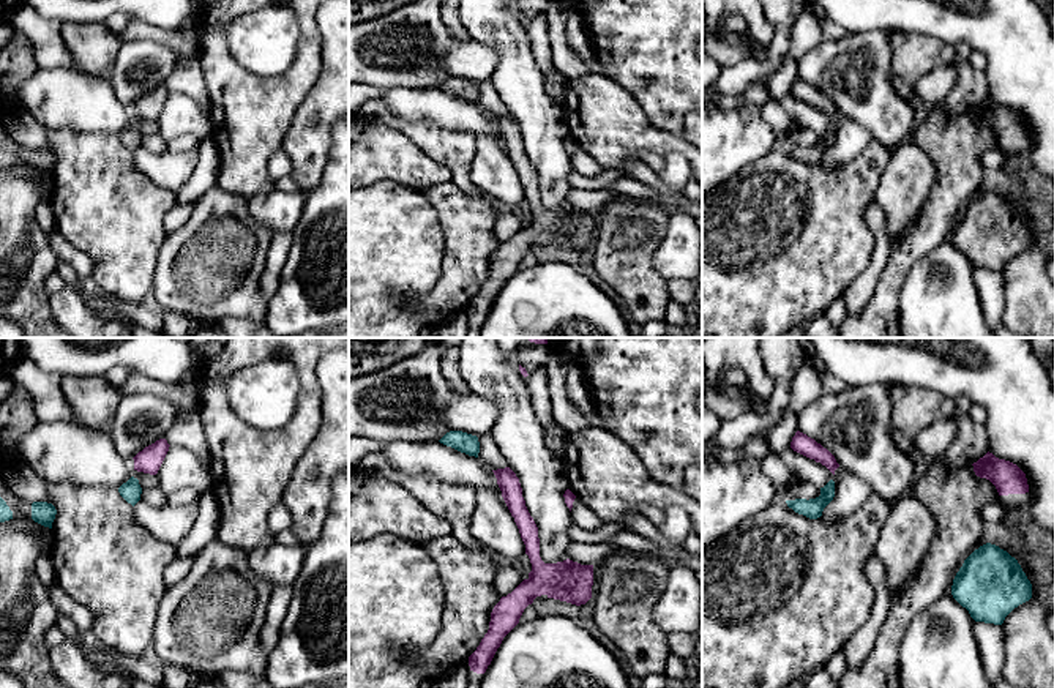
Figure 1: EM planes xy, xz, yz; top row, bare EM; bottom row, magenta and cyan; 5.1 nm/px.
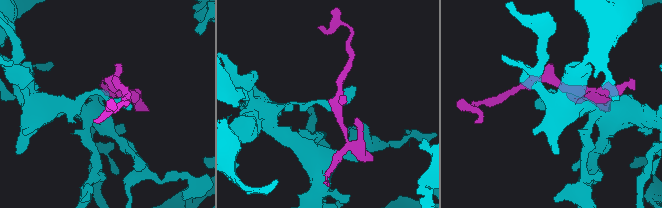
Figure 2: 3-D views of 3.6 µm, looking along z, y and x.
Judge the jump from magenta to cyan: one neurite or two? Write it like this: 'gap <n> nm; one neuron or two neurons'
gap 30 nm; one neuron

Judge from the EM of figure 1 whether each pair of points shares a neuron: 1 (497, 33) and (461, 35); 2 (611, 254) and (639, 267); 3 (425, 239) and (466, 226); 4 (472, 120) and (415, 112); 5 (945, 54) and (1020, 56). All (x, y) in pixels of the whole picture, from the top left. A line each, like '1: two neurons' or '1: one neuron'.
1: two neurons
2: one neuron
3: two neurons
4: one neuron
5: two neurons

